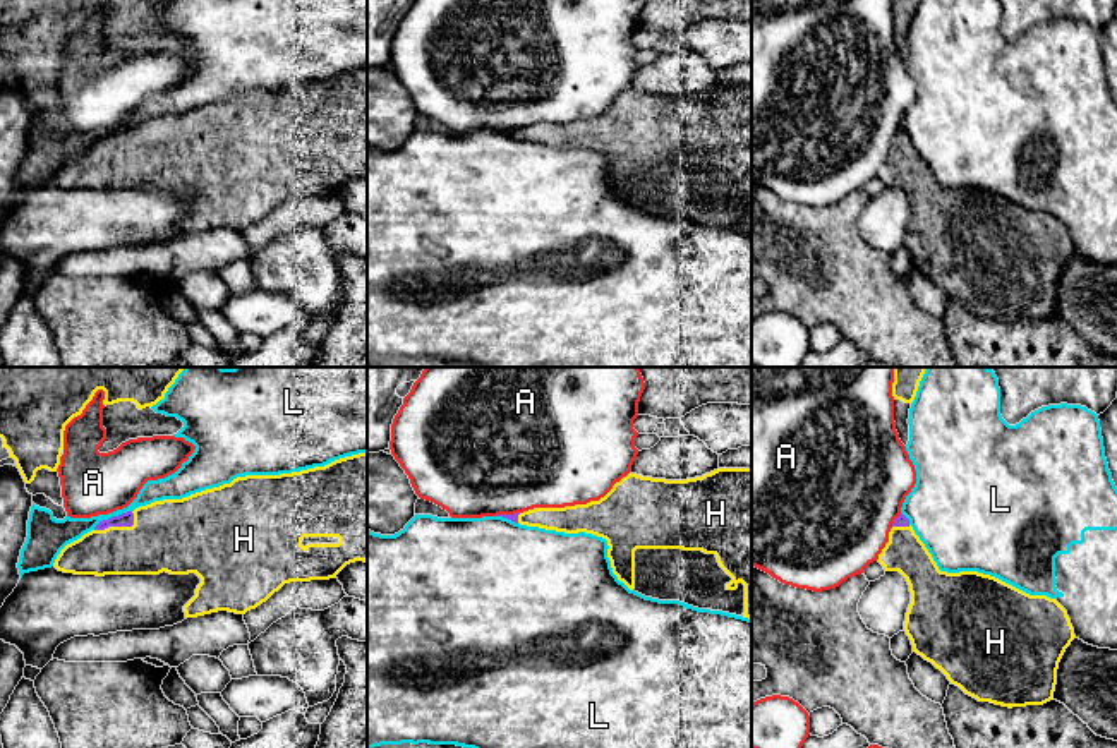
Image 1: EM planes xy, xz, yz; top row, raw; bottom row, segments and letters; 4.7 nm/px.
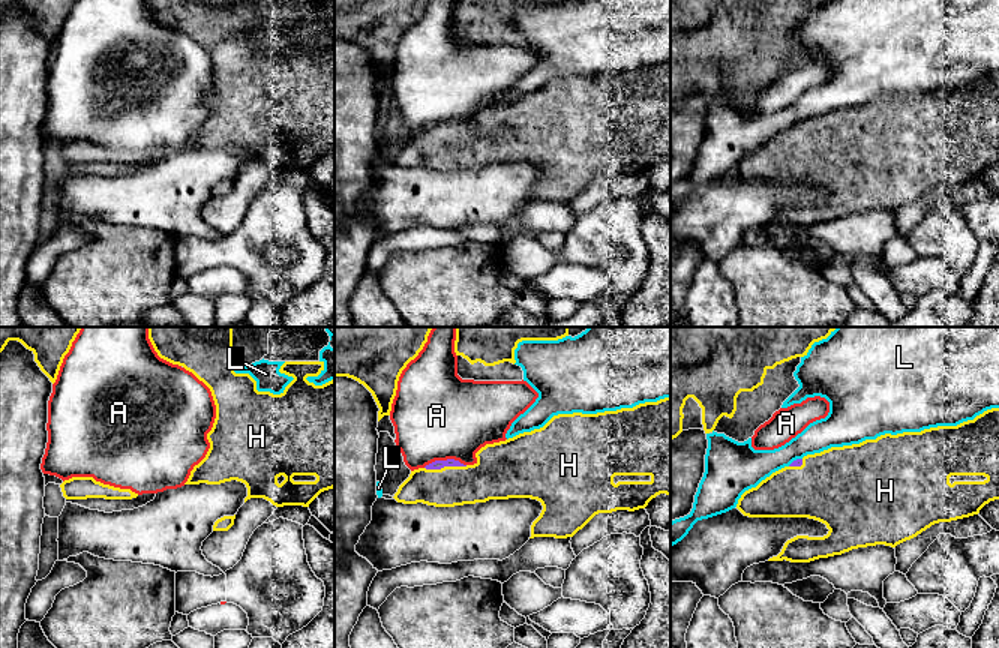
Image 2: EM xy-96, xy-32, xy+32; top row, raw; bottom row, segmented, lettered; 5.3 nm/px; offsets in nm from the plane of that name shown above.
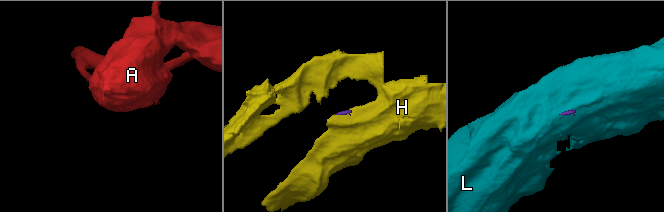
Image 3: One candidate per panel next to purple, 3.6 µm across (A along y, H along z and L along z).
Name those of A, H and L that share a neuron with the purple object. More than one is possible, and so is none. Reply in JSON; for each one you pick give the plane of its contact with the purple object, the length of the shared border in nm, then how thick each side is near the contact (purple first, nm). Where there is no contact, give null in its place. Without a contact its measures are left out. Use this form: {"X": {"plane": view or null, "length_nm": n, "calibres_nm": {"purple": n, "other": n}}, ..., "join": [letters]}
{"H": {"plane": "xy", "length_nm": 200, "calibres_nm": {"purple": 60, "other": 340}}, "join": ["H"]}

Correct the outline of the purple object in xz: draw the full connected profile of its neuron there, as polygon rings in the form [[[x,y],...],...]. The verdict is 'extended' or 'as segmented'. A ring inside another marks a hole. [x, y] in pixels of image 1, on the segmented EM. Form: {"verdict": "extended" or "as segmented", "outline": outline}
{"verdict": "extended", "outline": [[[717,468],[686,480],[628,474],[599,501],[498,516],[602,537],[613,573],[630,590],[752,619],[752,468]]]}

